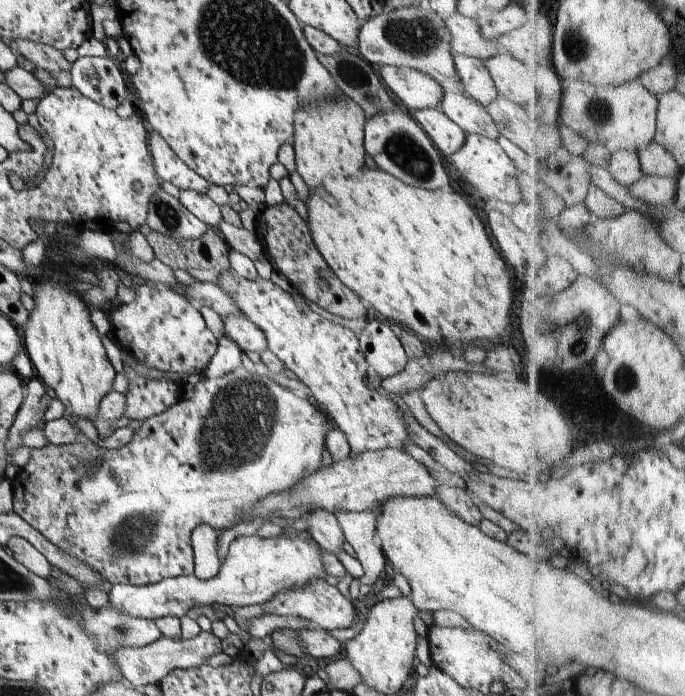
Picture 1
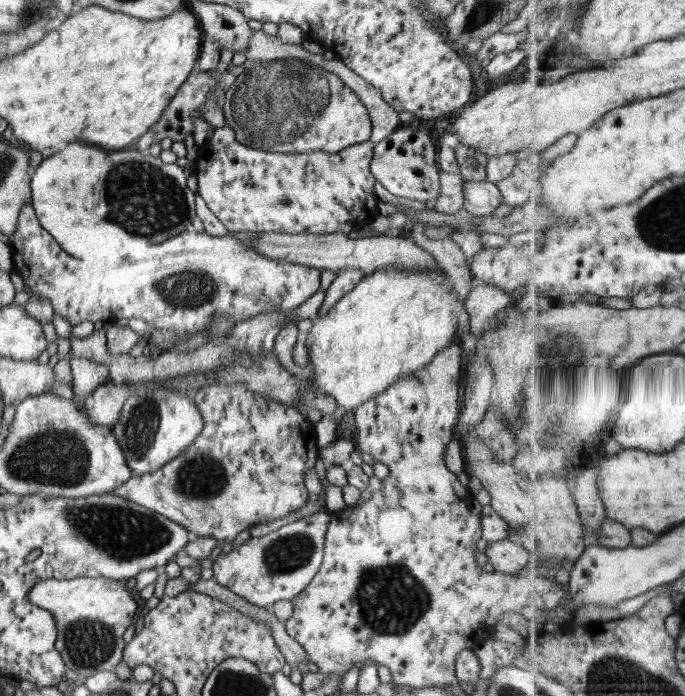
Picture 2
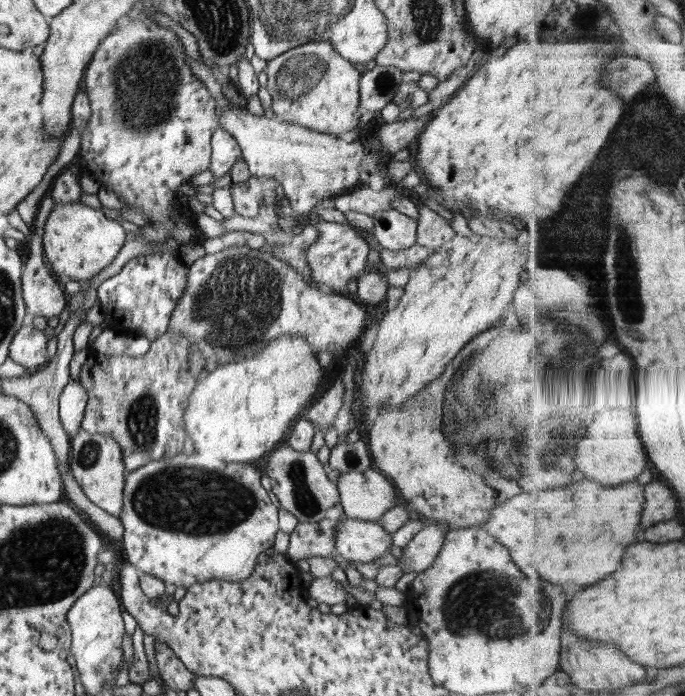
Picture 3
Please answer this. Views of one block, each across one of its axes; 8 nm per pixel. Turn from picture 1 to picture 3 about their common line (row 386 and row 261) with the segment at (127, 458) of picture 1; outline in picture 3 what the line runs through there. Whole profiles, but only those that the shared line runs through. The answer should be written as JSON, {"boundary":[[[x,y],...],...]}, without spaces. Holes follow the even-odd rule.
{"boundary":[[[232,245],[216,254],[198,258],[188,268],[187,285],[172,311],[169,330],[195,342],[197,350],[206,358],[216,359],[218,365],[252,358],[269,340],[285,334],[303,336],[315,354],[325,350],[334,350],[335,354],[336,350],[346,351],[355,346],[366,329],[366,312],[353,296],[325,293],[311,287],[294,268],[276,260],[272,253],[260,252],[248,245]]]}

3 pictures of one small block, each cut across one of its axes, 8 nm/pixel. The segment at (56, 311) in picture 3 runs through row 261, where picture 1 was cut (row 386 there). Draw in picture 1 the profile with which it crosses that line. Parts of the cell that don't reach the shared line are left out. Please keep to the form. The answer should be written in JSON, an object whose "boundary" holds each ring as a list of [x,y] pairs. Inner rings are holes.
{"boundary":[[[32,377],[30,379],[30,382],[26,384],[28,393],[25,394],[24,403],[18,410],[16,419],[9,431],[7,441],[7,452],[9,453],[7,459],[9,463],[12,461],[14,449],[23,446],[21,438],[23,434],[31,429],[41,427],[45,422],[43,419],[44,411],[51,399],[38,378]]]}

